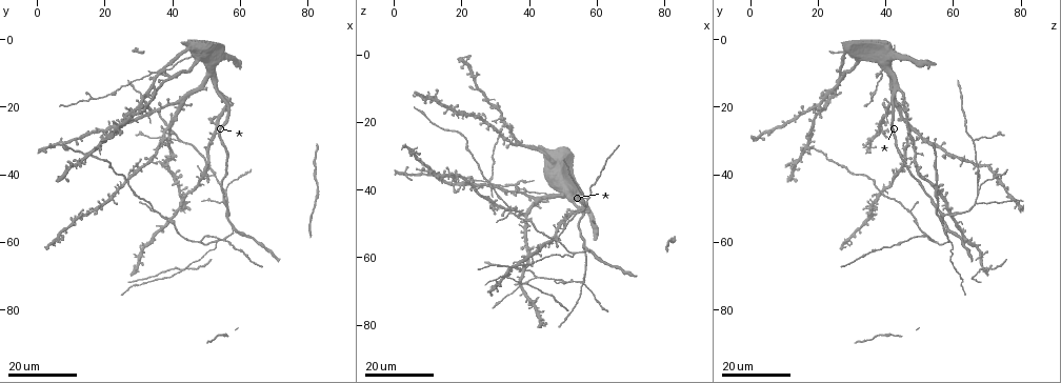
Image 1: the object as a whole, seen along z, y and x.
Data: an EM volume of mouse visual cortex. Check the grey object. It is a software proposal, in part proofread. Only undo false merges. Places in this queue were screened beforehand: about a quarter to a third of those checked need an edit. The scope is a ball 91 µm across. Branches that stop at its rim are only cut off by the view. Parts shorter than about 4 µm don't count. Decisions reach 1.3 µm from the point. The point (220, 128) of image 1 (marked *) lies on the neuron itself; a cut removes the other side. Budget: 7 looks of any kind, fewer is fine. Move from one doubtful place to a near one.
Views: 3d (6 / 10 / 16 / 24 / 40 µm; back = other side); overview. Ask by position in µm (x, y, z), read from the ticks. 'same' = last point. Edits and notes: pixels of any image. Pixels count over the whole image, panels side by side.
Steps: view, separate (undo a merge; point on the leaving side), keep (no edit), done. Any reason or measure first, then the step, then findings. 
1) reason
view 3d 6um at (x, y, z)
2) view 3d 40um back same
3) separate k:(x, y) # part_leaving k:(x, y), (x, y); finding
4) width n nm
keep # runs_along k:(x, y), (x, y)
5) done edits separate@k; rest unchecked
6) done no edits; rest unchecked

view 3d 24um at (28.5, 38.5, 44.5)

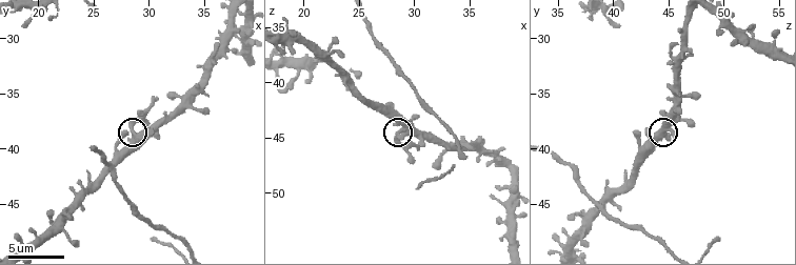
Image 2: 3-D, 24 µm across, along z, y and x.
view 3d 10um same

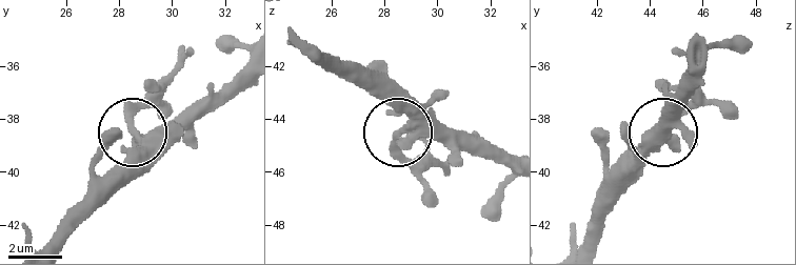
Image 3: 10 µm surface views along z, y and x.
view 3d 6um same

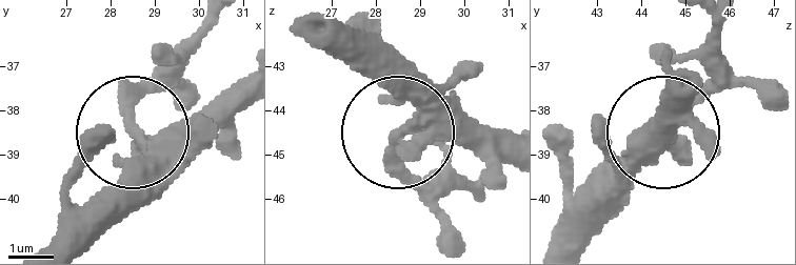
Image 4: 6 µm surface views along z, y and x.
separate 4:(132, 102) # two neurons meet here

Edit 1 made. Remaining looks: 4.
thin arm on a thick one
view 3d 16um at (53.0, 60.0, 59.0)

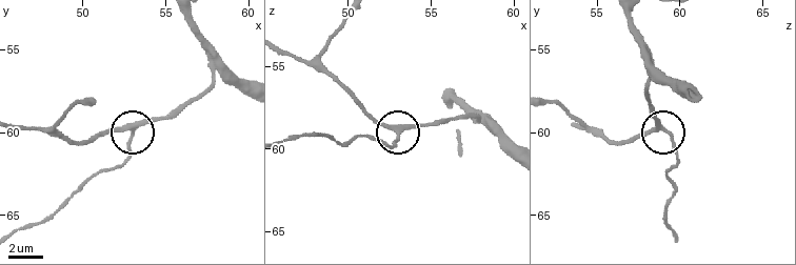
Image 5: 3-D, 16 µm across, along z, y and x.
view 3d 10um at (53.0, 59.8, 59.3)

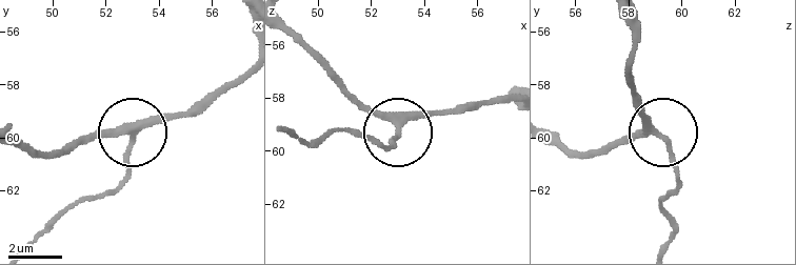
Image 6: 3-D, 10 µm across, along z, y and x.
side_arm 37 um
keep # runs_along 6:(513, 97), (411, 120), (386, 144); all the same neuron

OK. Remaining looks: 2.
side arm on a straight run
view 3d 24um at (42.5, 29.0, 66.0)

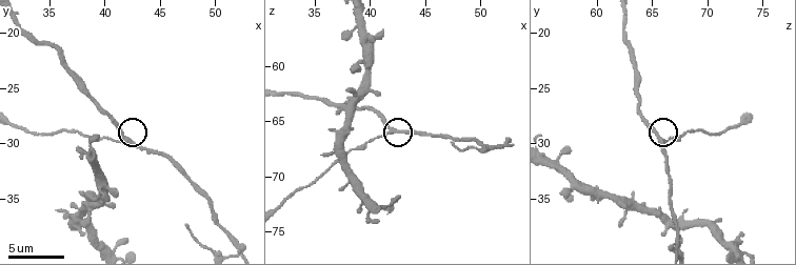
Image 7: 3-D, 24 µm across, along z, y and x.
view 3d 10um at (41.6, 29.6, 66.2)

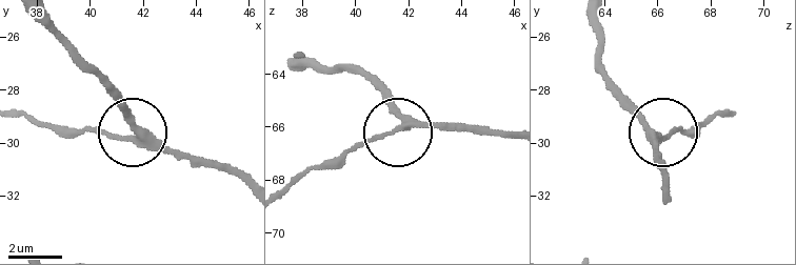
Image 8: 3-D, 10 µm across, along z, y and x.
side_arm 17 um
keep # runs_along 8:(244, 185), (136, 136), (56, 131); all the same neuron

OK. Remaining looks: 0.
done edits separate@4; rest unchecked

